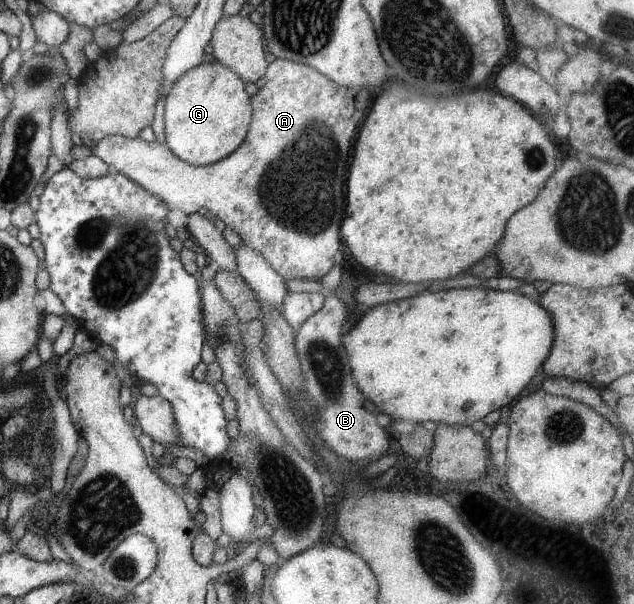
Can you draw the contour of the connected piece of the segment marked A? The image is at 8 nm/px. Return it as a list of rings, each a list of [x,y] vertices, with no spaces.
[[[274,59],[272,63],[267,64],[264,72],[264,85],[258,88],[256,93],[250,98],[252,105],[252,121],[248,124],[248,131],[242,140],[242,143],[236,147],[232,153],[229,153],[221,160],[215,161],[210,165],[195,166],[186,161],[178,159],[174,153],[170,153],[170,149],[159,142],[145,142],[139,137],[127,138],[120,135],[108,135],[100,141],[89,143],[92,155],[98,157],[109,165],[111,170],[114,170],[127,178],[130,178],[135,183],[138,183],[142,189],[146,189],[152,195],[156,195],[164,201],[168,210],[178,209],[188,215],[197,212],[198,209],[207,209],[210,215],[220,219],[222,223],[230,231],[237,233],[244,246],[253,249],[256,253],[262,255],[262,259],[282,277],[284,280],[292,279],[316,279],[319,280],[329,269],[334,265],[334,253],[340,249],[341,236],[339,233],[340,224],[344,217],[345,209],[345,189],[346,171],[348,171],[348,157],[350,157],[350,149],[353,149],[355,134],[358,130],[359,123],[354,119],[354,98],[355,88],[340,87],[340,85],[330,81],[326,75],[322,75],[316,69],[299,64],[293,61]]]

